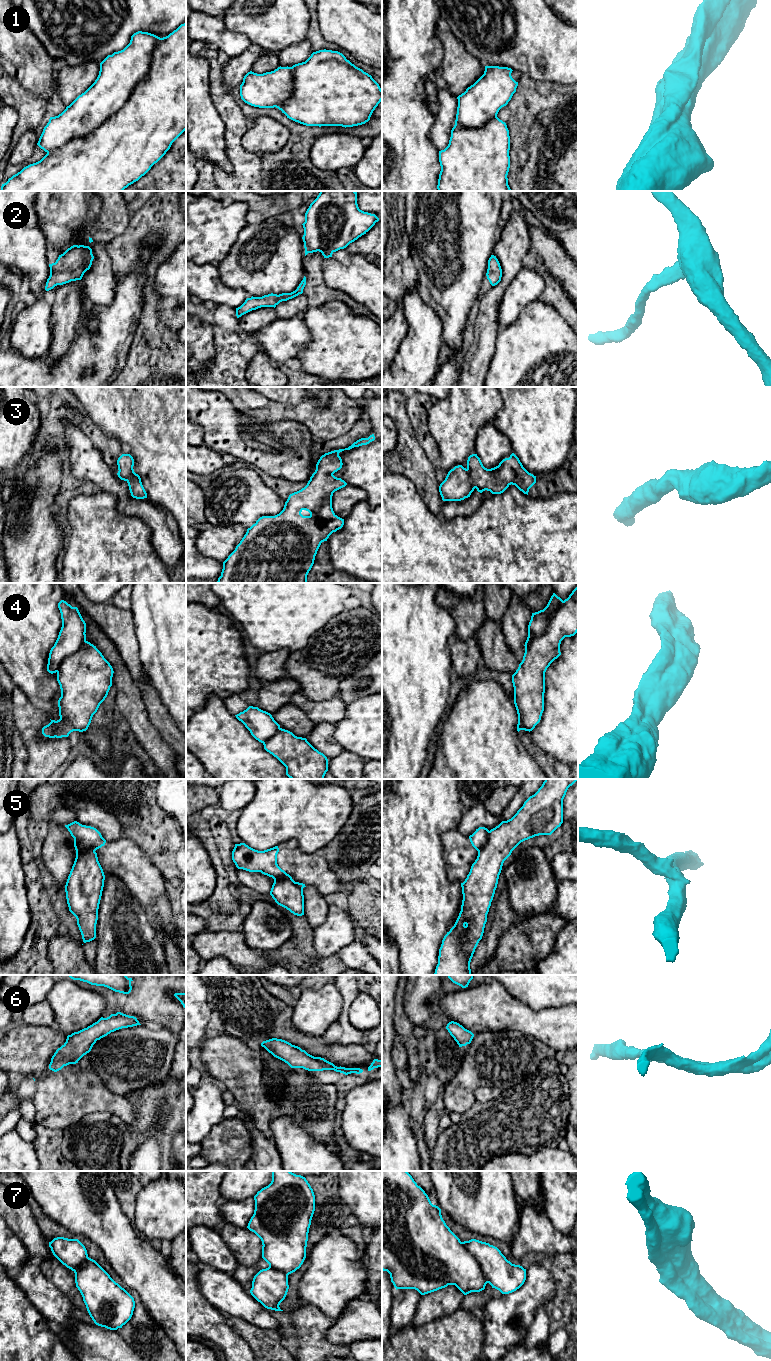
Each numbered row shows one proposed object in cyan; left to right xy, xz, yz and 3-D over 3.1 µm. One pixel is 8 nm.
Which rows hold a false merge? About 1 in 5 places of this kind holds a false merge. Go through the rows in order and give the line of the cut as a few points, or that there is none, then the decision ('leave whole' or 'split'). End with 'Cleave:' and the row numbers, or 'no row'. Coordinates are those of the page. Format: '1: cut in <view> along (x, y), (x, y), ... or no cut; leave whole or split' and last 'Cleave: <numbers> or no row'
1: no cut; leave whole
2: no cut; leave whole
3: no cut; leave whole
4: no cut; leave whole
5: cut in yz along (490, 831), (486, 844), (478, 851); split
6: no cut; leave whole
7: no cut; leave whole
Cleave: 5

